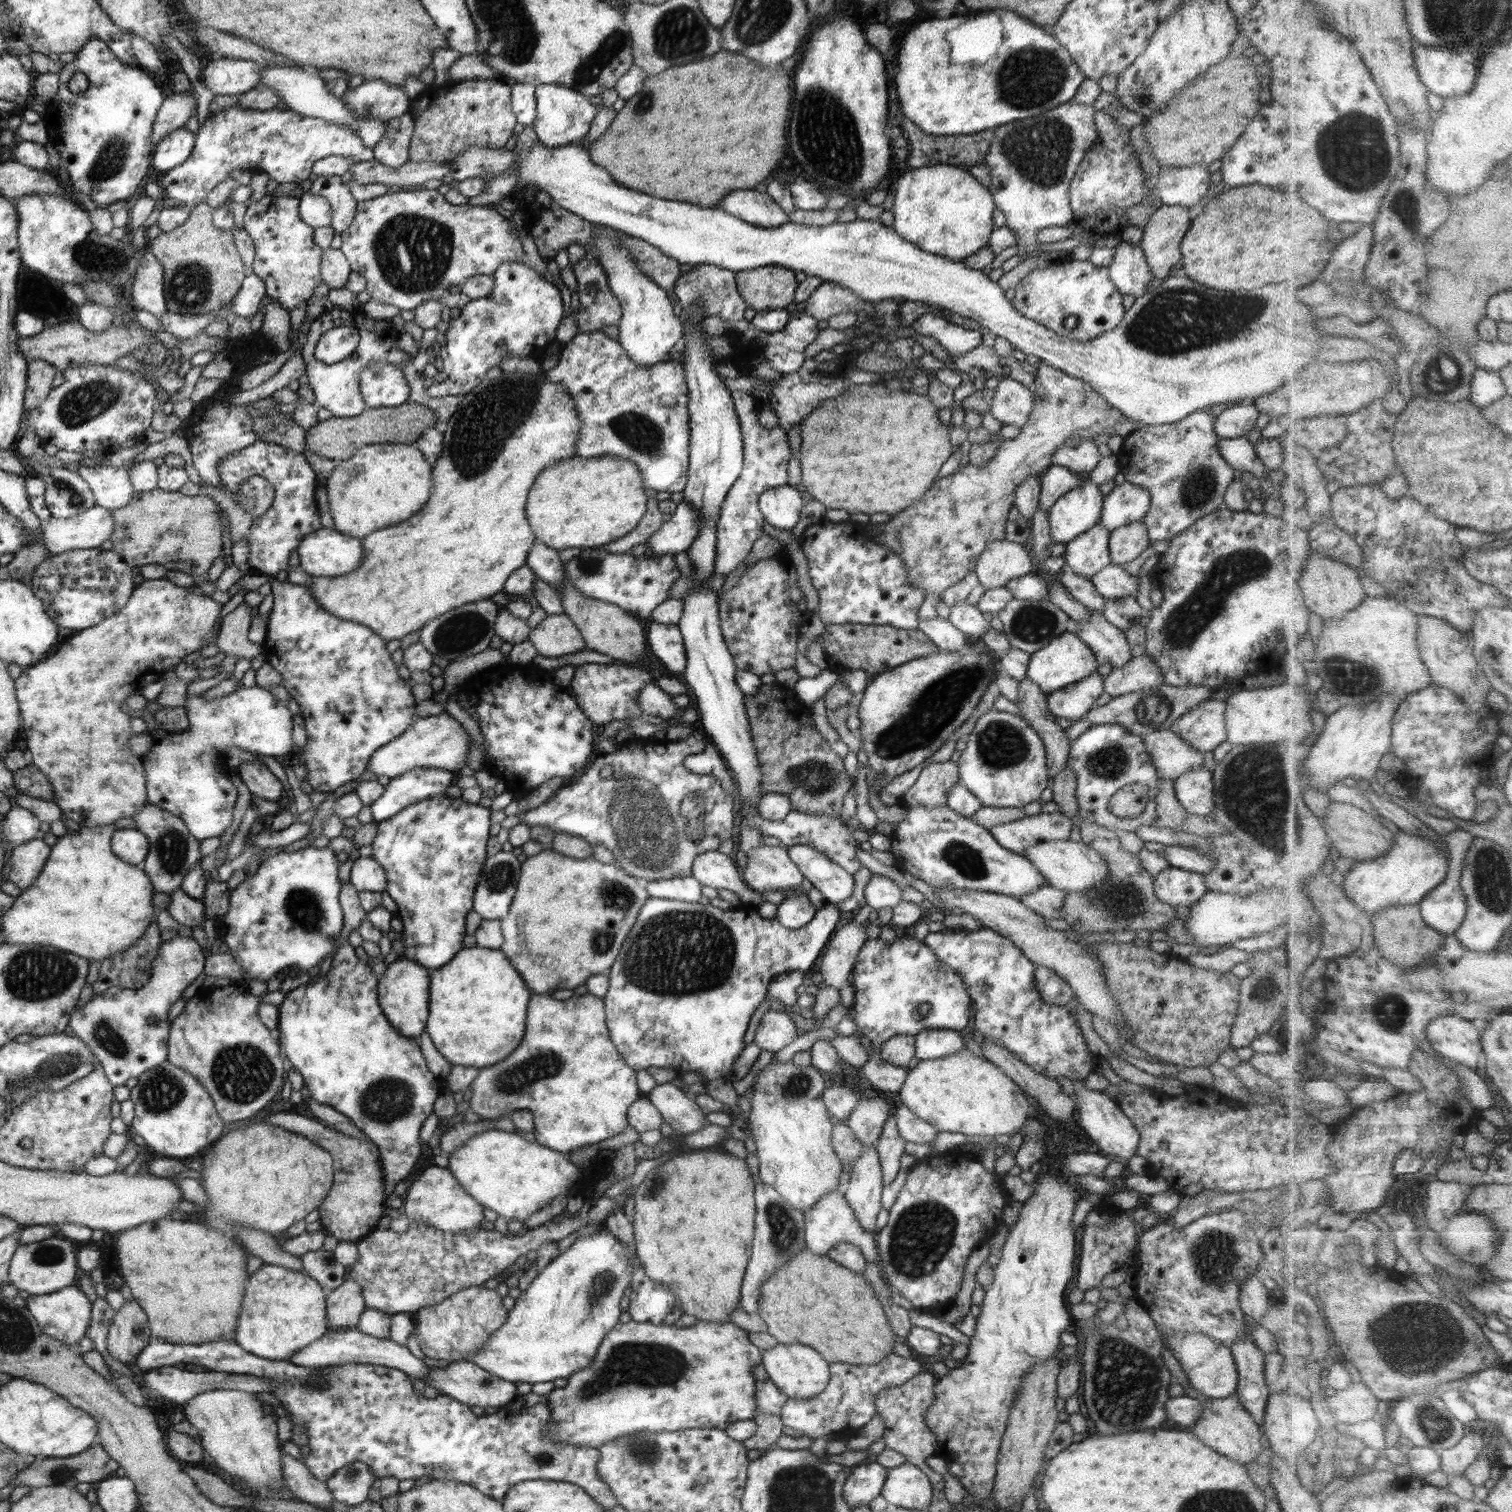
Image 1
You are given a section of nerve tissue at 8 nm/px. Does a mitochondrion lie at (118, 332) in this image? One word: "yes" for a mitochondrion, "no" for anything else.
no

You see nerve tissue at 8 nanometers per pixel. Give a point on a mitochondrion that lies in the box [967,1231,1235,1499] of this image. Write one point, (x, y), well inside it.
(1123, 1389)

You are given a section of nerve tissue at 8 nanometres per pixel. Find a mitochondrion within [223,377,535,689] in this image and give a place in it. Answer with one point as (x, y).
(461, 632)

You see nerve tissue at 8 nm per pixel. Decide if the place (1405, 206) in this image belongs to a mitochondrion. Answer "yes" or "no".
yes

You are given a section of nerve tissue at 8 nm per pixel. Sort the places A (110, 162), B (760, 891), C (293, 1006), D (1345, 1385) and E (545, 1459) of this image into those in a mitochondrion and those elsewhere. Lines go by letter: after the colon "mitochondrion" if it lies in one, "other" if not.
A: mitochondrion
B: other
C: other
D: other
E: mitochondrion

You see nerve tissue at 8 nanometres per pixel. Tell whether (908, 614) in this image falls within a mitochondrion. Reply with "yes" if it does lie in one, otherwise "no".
no

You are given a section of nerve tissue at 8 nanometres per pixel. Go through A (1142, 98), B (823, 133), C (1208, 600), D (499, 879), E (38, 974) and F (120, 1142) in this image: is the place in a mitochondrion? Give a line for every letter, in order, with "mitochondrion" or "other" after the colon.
A: mitochondrion
B: mitochondrion
C: mitochondrion
D: mitochondrion
E: mitochondrion
F: other

